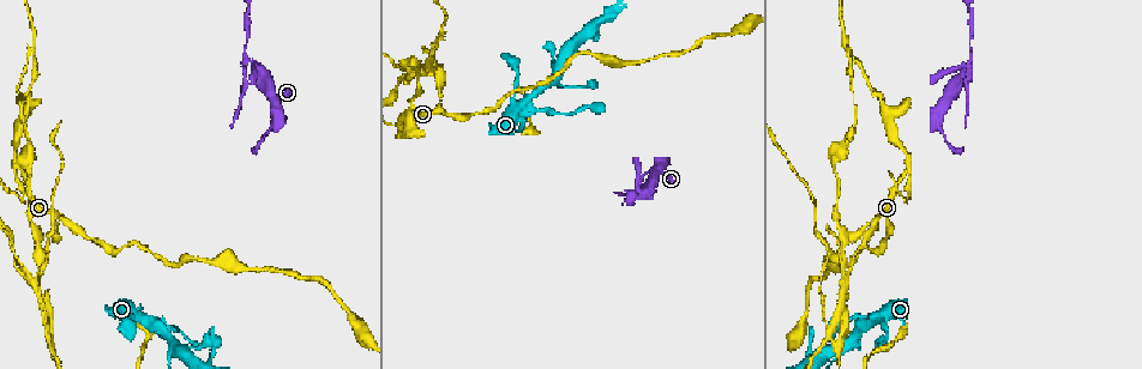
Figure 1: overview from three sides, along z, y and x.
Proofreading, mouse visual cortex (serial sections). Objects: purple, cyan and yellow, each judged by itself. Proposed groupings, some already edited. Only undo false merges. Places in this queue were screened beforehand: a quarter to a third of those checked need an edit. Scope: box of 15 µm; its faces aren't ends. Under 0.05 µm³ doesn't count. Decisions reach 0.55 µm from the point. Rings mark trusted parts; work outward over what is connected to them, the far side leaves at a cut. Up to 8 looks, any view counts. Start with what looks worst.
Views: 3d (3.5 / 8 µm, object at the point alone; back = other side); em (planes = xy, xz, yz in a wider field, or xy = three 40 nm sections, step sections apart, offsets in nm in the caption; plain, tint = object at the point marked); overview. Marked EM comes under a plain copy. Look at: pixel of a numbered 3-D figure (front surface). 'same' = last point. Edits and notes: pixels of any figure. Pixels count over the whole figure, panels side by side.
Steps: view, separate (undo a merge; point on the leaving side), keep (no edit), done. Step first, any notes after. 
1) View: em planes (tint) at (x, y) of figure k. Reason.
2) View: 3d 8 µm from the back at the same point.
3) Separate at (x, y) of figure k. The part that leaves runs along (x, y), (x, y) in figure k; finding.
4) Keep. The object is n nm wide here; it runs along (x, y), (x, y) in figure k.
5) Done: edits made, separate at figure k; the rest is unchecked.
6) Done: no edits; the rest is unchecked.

View: 3d 3.5 µm at (403, 137) of figure 1. Two arms in line, one across.

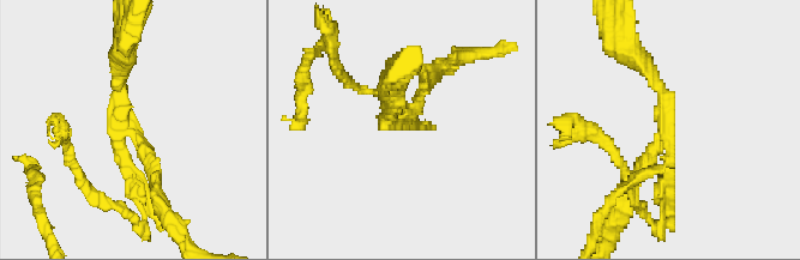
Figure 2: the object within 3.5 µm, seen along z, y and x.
View: em planes (tint) at (668, 125) of figure 2. 3 arms meet here; the arms are 150, 200, 200 nm wide.

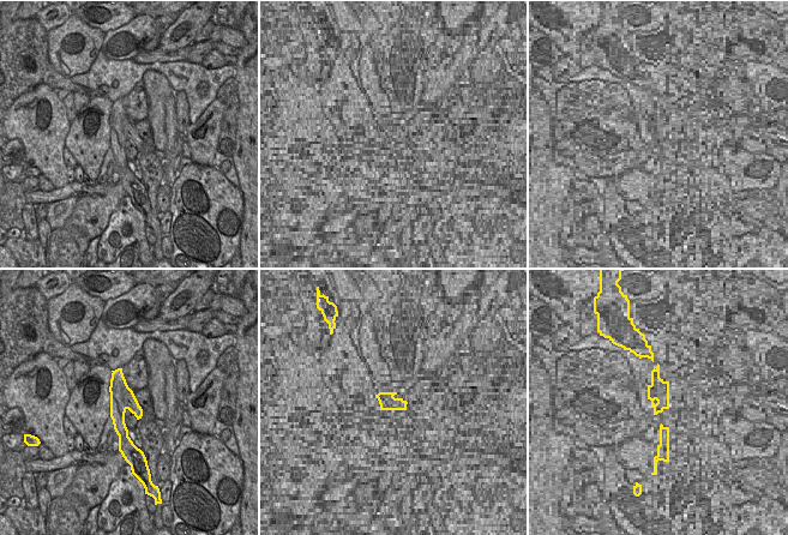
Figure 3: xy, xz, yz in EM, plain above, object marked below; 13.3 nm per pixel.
Separate at (666, 179) of figure 2. Two cells meet here.

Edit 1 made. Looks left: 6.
View: 3d 3.5 µm at (972, 55) of figure 1. A narrow waist.

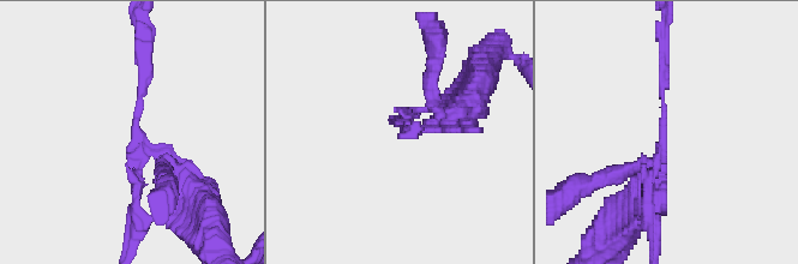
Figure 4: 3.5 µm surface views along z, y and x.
View: em xy step 1 (tint) at (662, 130) of figure 4.

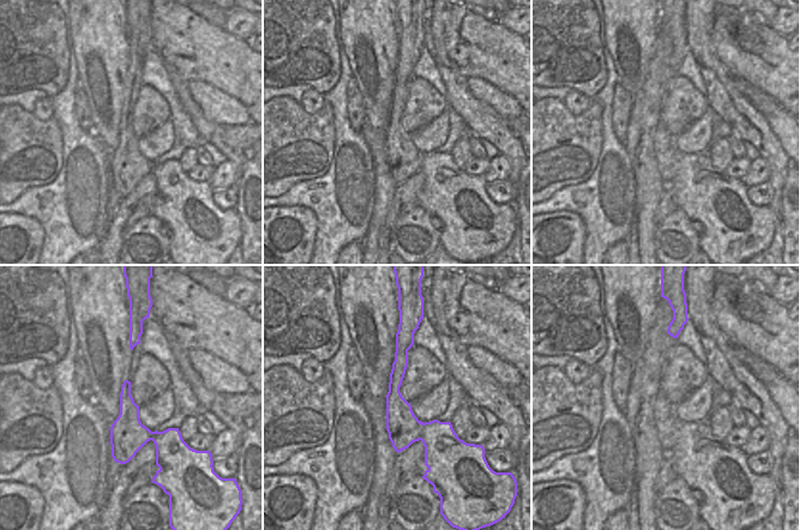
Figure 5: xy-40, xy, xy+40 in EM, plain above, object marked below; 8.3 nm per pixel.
View: em xy step 2 (tint) at the same point. Cut it another way.

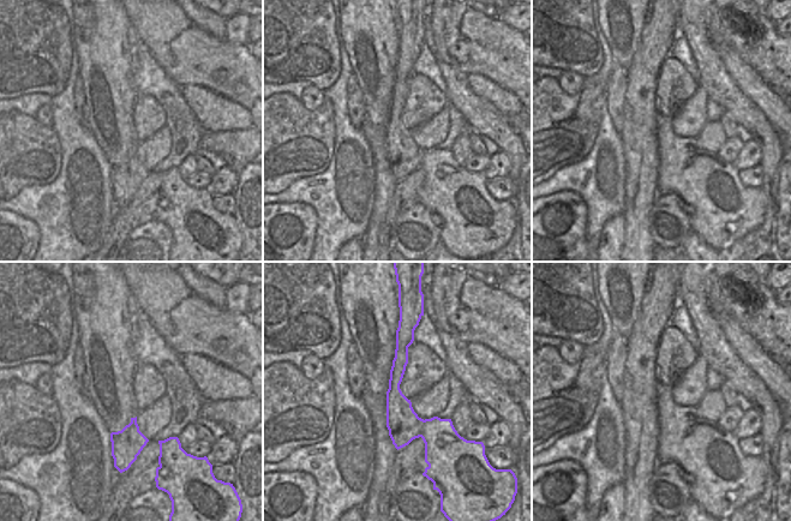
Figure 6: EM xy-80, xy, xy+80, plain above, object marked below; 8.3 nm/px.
Separate at (656, 233) of figure 4. The part that leaves runs along (660, 157), (662, 35) in figure 4; two cells meet here.

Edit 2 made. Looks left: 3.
View: 3d 3.5 µm from the back at (878, 320) of figure 1. Four arms meet.

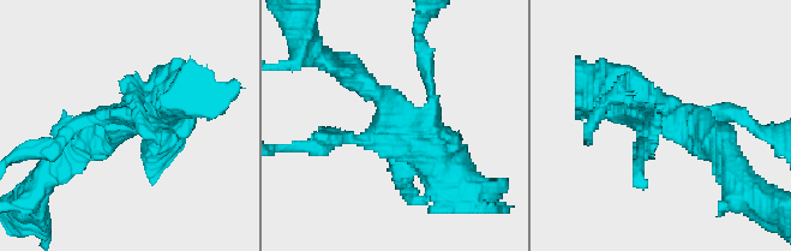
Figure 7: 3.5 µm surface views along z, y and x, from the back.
View: em xy step 5 (tint) at (378, 128) of figure 7. 4 arms meet here; the arms are 200, 200, 300, 500 nm wide.

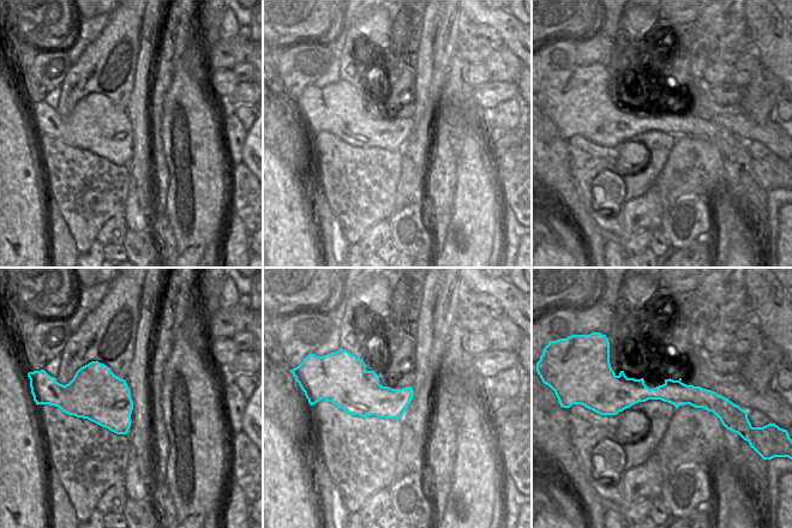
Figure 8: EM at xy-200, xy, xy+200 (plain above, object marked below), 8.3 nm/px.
Keep. It runs along (167, 100), (42, 151) in figure 7; continuous, no second cell.

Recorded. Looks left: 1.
Done: edits made, separate at figure 2, separate at figure 4; the rest is unchecked.

